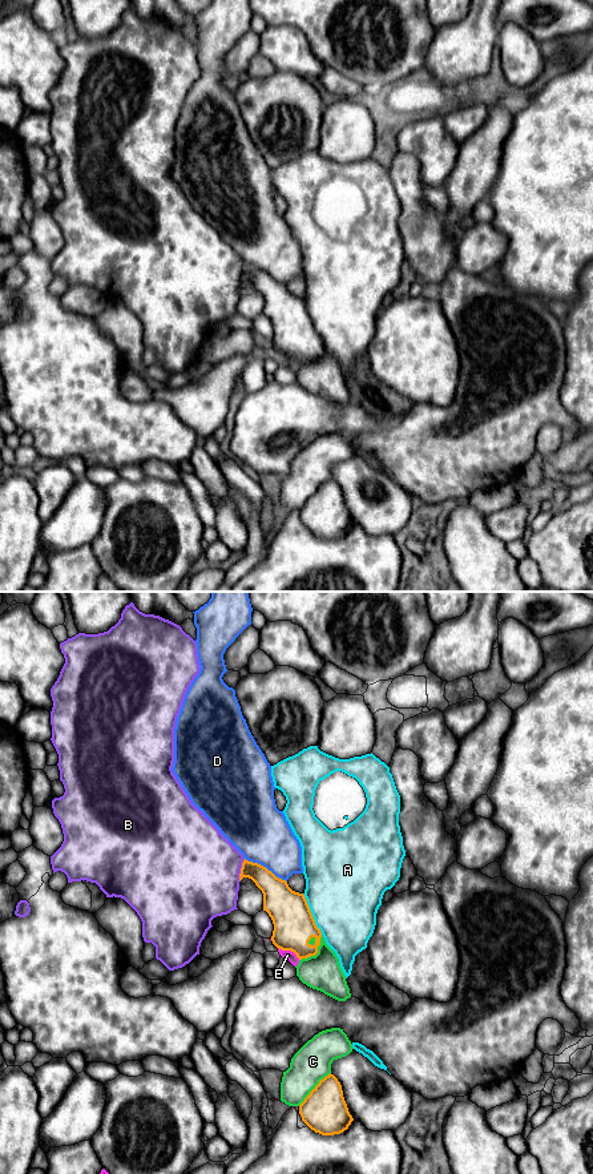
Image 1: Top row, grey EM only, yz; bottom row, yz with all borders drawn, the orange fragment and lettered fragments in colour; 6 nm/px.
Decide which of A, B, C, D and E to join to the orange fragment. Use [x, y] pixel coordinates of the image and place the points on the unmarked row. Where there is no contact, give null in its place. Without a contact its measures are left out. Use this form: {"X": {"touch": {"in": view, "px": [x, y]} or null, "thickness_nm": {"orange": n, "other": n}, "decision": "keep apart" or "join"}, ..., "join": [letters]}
{"A": {"touch": {"in": "yz", "px": [311, 318]}, "thickness_nm": {"orange": 260, "other": 460}, "decision": "keep apart"}, "B": {"touch": {"in": "yz", "px": [241, 274]}, "thickness_nm": {"orange": 160, "other": 480}, "decision": "keep apart"}, "C": {"touch": {"in": "yz", "px": [315, 492]}, "thickness_nm": {"orange": 280, "other": 220}, "decision": "join"}, "D": {"touch": {"in": "yz", "px": [265, 271]}, "thickness_nm": {"orange": 200, "other": 360}, "decision": "keep apart"}, "E": {"touch": {"in": "yz", "px": [289, 354]}, "thickness_nm": {"orange": 260, "other": 60}, "decision": "keep apart"}, "join": ["C"]}

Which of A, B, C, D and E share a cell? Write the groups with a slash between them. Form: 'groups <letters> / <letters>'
groups A / B / C / D / E

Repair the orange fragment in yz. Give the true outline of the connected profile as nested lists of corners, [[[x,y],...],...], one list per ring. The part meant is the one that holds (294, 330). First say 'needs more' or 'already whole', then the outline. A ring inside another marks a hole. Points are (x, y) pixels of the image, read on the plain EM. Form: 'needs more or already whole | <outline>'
needs more | [[[243,265],[239,286],[251,283],[263,298],[263,315],[273,324],[273,348],[291,355],[299,363],[296,380],[307,391],[346,406],[351,402],[346,380],[335,356],[316,331],[303,298],[293,295],[286,285],[277,282],[266,271]]]

